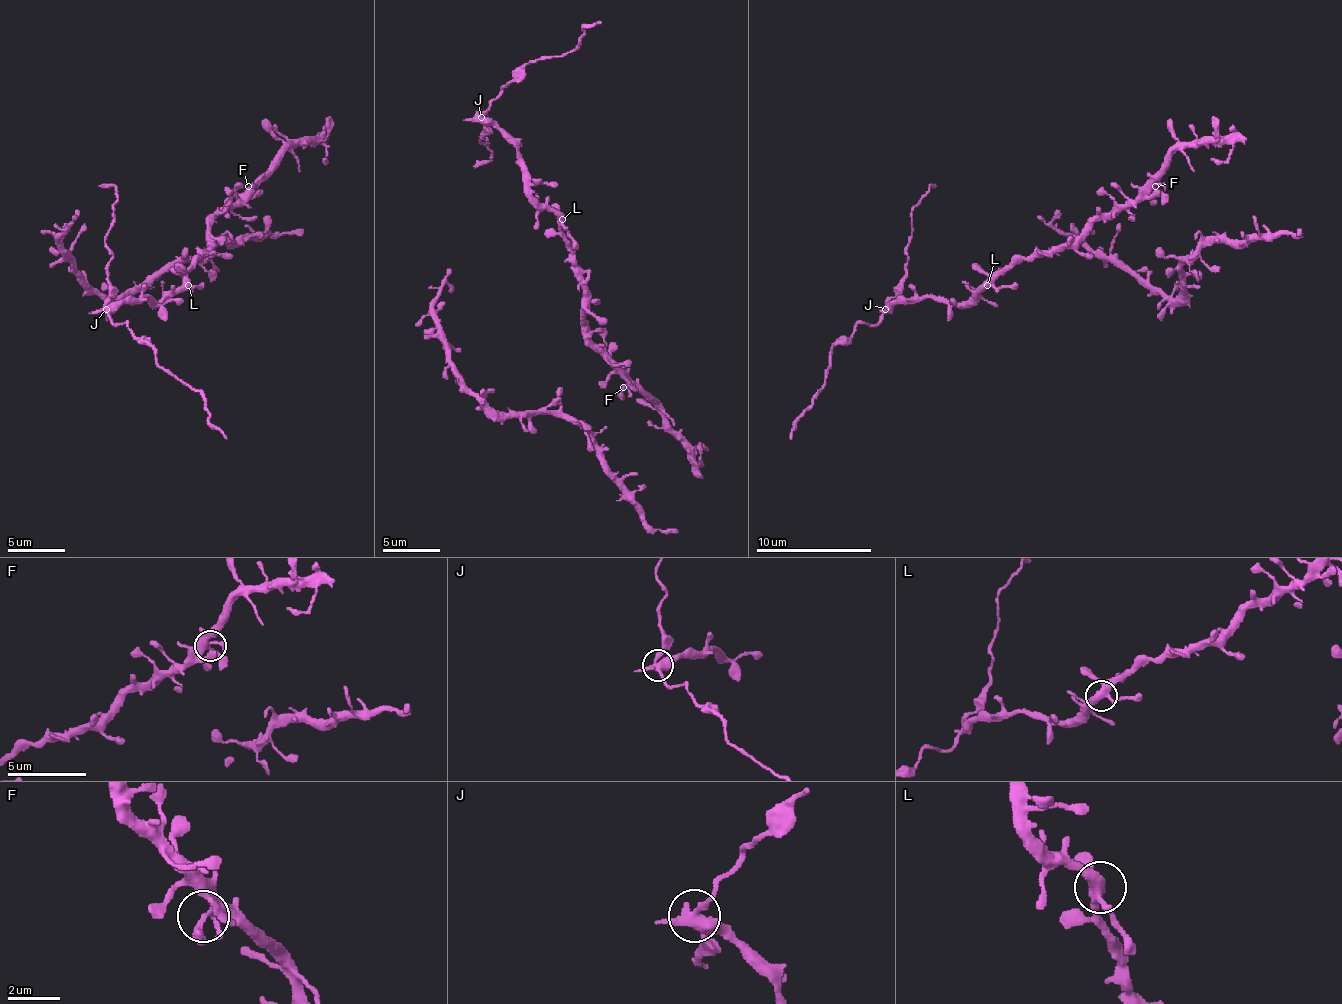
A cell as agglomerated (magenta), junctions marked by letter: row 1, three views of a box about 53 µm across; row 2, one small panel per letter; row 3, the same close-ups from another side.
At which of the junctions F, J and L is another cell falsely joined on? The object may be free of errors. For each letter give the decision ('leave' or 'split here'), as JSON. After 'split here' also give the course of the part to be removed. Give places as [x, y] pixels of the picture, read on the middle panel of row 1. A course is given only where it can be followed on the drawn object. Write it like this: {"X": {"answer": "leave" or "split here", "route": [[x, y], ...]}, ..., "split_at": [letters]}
{"F": {"answer": "leave"}, "J": {"answer": "split here", "route": [[481, 118], [499, 92], [528, 63], [568, 54], [580, 42], [582, 31], [600, 22]]}, "L": {"answer": "leave"}, "split_at": ["J"]}

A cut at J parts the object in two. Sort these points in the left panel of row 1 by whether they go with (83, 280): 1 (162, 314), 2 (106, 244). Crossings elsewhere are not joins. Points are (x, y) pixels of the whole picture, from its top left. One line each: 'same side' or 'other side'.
1: same side
2: other side

